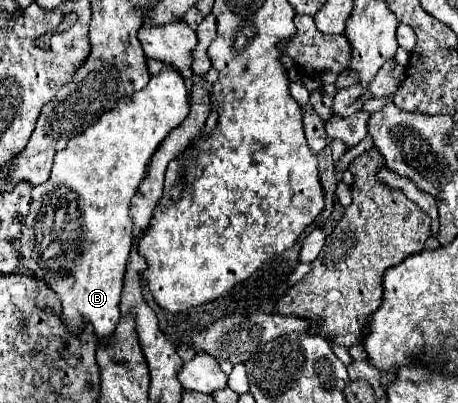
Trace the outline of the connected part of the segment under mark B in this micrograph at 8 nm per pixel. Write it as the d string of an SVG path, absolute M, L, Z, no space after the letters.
M163 69L161 73L151 75L147 87L133 93L131 97L123 97L115 109L103 113L95 125L73 137L63 151L55 153L55 165L51 169L49 181L31 191L31 209L17 241L21 267L31 271L35 279L45 281L57 293L63 307L63 323L67 329L71 329L73 335L81 335L87 323L93 325L93 333L99 345L115 333L121 317L119 301L133 235L129 201L145 177L147 163L157 151L159 143L169 135L171 129L179 127L187 115L189 95L183 77L173 69Z

